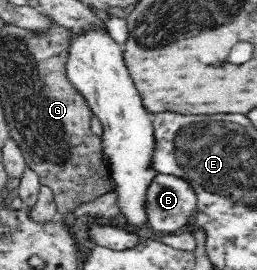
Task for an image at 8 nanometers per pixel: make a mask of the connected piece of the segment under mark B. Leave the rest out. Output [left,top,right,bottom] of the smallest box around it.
[145,174,196,234]

